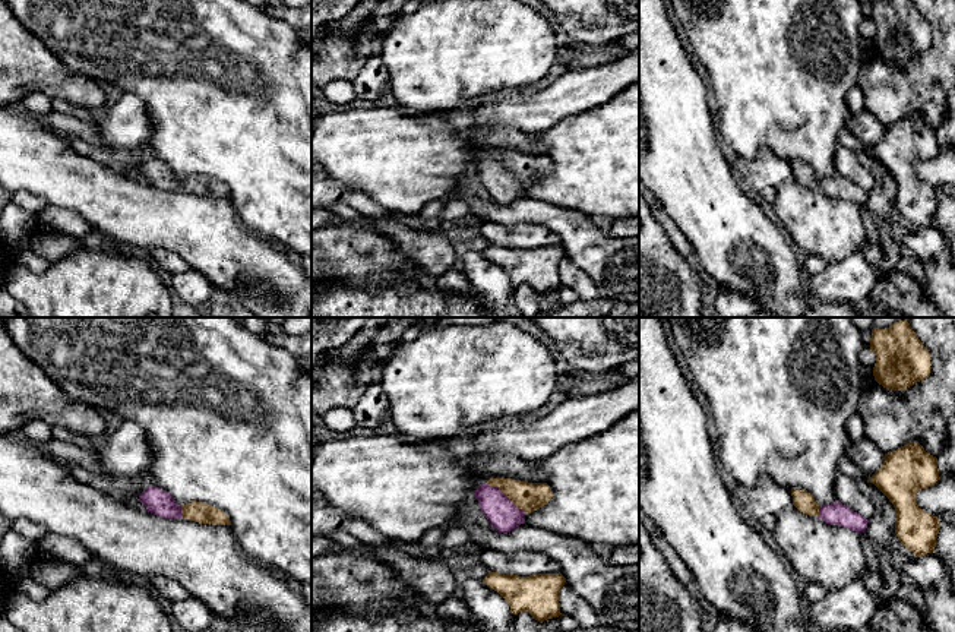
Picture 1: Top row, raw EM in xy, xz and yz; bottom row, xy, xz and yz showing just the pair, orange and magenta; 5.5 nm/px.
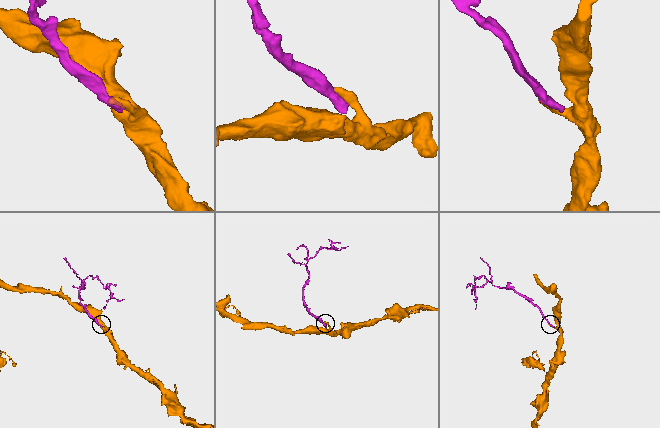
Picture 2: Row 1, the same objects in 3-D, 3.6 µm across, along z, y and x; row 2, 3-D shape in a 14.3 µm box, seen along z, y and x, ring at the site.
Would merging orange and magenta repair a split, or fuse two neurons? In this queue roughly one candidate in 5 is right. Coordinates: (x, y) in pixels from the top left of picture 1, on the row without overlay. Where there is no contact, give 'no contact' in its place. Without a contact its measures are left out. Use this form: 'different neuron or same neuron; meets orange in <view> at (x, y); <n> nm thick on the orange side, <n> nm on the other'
same neuron; meets orange in xz at (506, 167); 160 nm thick on the orange side, 180 nm on the other

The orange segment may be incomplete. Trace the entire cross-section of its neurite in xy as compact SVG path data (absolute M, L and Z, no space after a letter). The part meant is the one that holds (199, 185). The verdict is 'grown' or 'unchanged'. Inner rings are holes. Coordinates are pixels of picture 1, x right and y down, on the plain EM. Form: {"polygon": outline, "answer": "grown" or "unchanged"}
{"polygon": "M156 158L145 161L137 173L146 178L148 184L161 190L184 190L199 196L231 198L230 189L222 181L202 174L180 178L168 164Z", "answer": "grown"}

